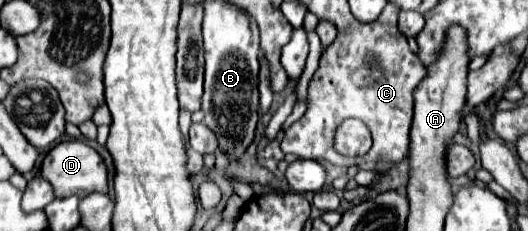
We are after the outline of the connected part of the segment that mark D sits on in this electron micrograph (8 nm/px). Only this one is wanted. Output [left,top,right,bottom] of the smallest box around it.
[41,140,107,196]

